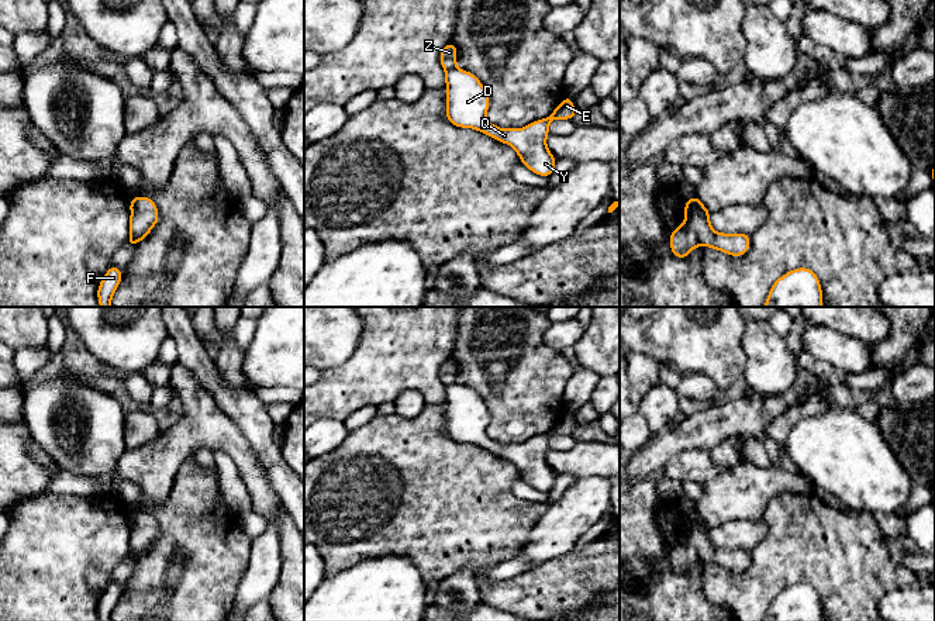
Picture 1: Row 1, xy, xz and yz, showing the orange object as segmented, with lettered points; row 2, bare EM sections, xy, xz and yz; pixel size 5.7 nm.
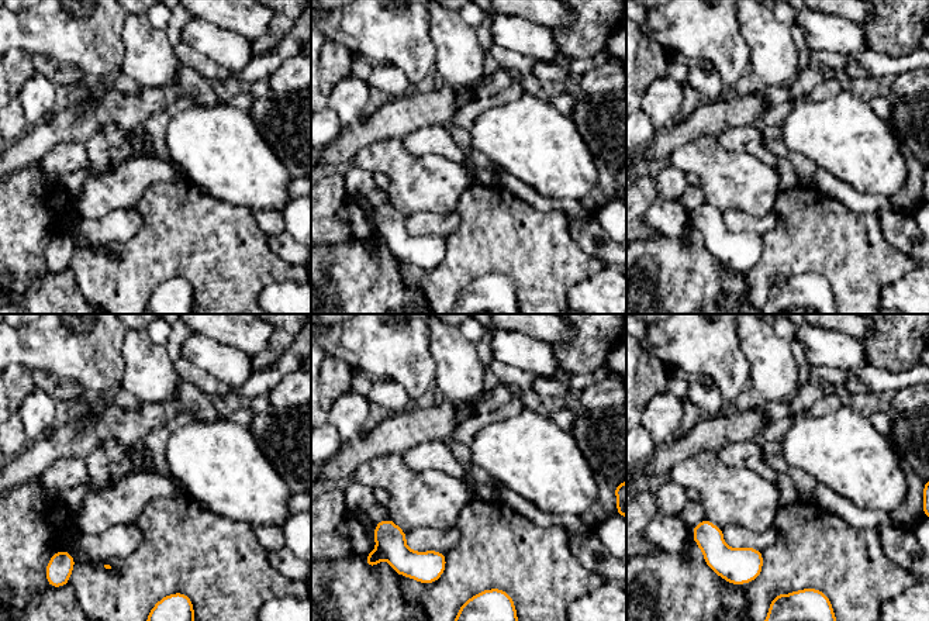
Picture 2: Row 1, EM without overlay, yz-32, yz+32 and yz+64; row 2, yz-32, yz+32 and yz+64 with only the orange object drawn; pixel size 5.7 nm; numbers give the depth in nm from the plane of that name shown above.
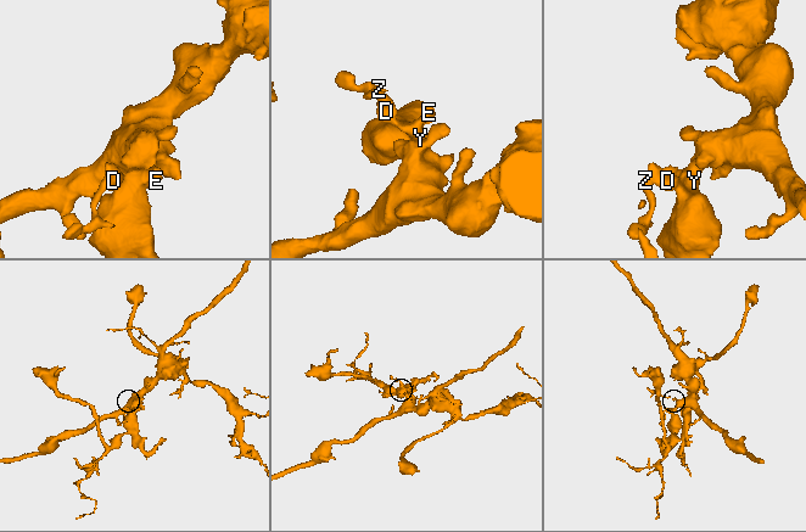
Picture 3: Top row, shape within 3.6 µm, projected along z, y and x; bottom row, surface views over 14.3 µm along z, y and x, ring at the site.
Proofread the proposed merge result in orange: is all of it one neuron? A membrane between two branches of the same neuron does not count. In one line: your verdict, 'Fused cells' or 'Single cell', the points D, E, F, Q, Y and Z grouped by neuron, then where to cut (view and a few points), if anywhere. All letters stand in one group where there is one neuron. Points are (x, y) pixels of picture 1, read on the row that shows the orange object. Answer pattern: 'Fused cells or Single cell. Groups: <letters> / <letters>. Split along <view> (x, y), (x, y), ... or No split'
Fused cells. Groups: D E Q Y / F Z. Split along yz (683, 223), (693, 230), (700, 244)

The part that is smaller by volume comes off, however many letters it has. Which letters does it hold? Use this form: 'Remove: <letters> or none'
Remove: F, Z

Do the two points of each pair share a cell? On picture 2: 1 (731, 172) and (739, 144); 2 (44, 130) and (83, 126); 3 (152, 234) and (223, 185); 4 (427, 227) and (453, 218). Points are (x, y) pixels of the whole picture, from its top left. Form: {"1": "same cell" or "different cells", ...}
{"1": "different cells", "2": "same cell", "3": "different cells", "4": "same cell"}

